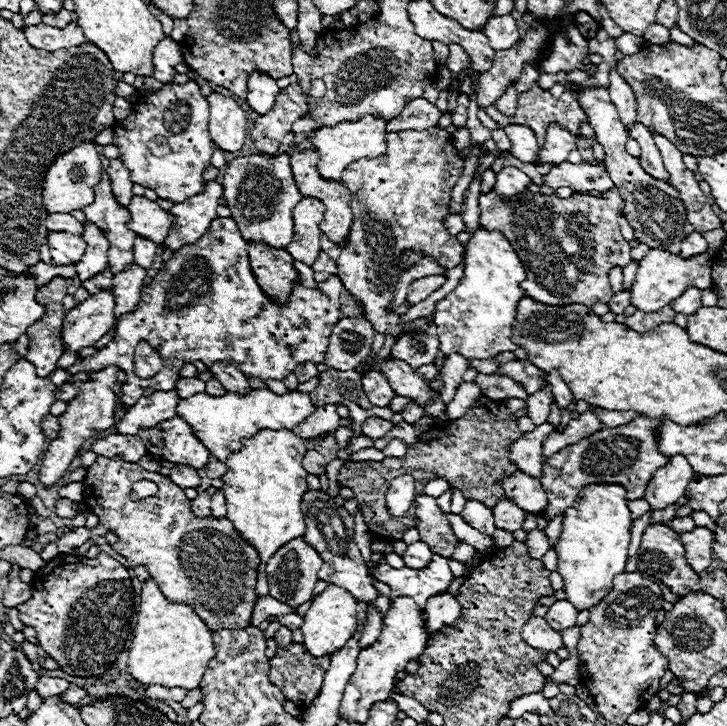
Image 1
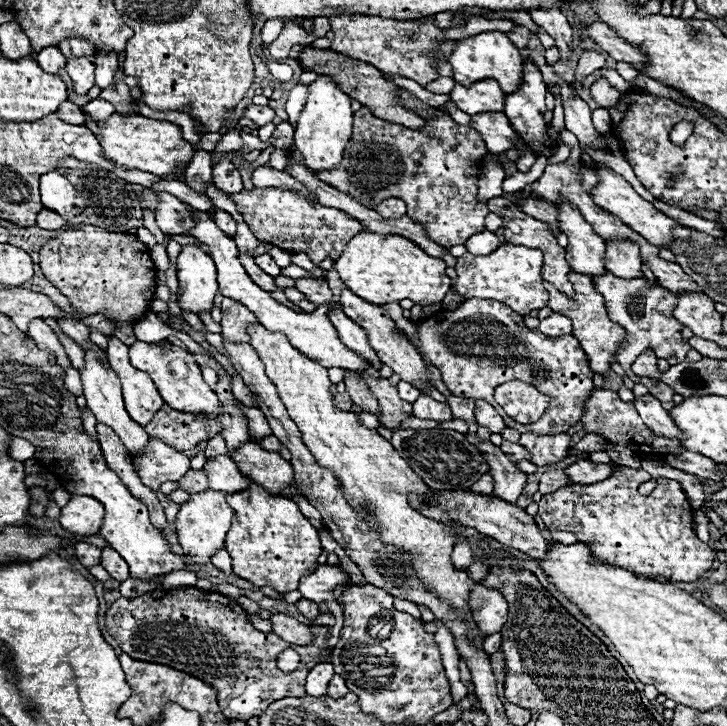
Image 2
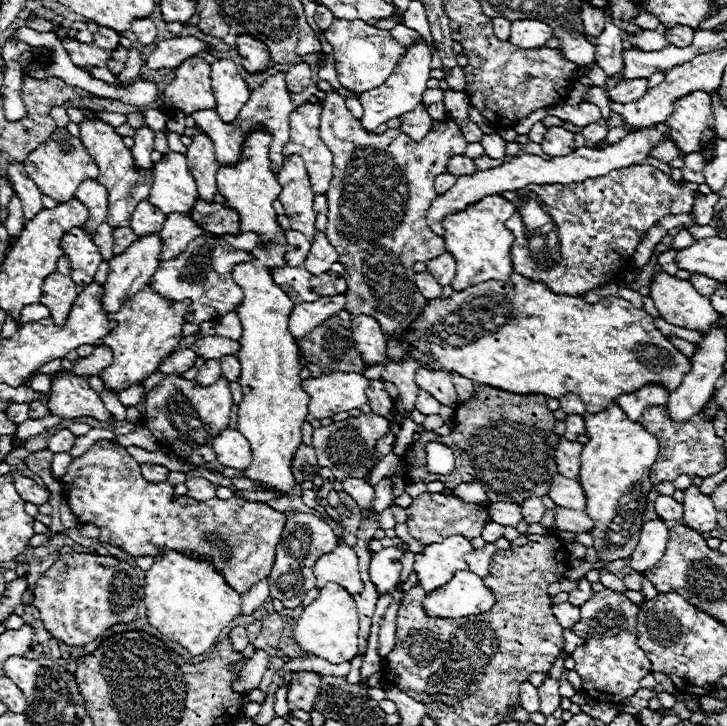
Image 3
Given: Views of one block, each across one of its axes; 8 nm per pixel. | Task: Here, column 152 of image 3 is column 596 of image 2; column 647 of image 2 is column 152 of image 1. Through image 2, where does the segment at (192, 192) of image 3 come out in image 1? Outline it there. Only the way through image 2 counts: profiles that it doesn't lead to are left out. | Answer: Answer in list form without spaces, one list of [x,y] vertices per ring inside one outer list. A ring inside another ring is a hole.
[[[134,196],[128,210],[132,214],[128,228],[144,238],[152,238],[152,242],[156,244],[162,244],[166,240],[168,230],[176,220],[170,212],[162,210],[156,202],[144,196]]]

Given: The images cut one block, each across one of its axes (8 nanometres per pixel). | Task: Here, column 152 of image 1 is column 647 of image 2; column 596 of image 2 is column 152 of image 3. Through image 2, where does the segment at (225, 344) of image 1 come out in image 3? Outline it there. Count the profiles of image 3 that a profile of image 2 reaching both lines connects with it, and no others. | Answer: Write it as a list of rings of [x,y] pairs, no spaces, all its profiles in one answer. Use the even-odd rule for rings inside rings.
[[[202,234],[200,238],[194,238],[190,242],[190,246],[184,250],[184,254],[172,258],[168,262],[160,262],[160,270],[152,276],[148,286],[166,300],[172,300],[172,302],[190,300],[192,304],[188,308],[184,322],[202,324],[206,320],[212,320],[212,318],[238,310],[238,306],[244,300],[244,294],[242,294],[242,288],[238,284],[234,284],[234,280],[232,280],[232,268],[236,264],[244,264],[244,262],[252,262],[252,260],[254,260],[254,256],[250,252],[232,248],[222,238]]]

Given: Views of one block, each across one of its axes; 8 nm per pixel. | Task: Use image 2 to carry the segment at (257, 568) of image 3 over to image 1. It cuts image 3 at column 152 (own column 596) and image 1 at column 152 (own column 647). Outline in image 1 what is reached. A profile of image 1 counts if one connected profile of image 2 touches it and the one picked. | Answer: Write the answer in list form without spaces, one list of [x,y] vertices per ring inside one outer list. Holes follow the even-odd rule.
[[[96,458],[92,466],[86,468],[86,478],[82,480],[84,490],[84,504],[92,514],[98,516],[98,524],[102,524],[108,534],[114,534],[118,538],[112,548],[122,554],[126,560],[134,562],[134,566],[146,566],[154,582],[160,586],[160,590],[170,598],[178,602],[188,602],[200,618],[208,624],[210,630],[220,628],[244,628],[250,626],[252,608],[258,600],[256,596],[256,578],[258,578],[258,566],[260,566],[260,554],[258,550],[246,542],[232,526],[228,518],[198,518],[190,510],[190,502],[184,496],[184,490],[170,482],[168,476],[162,476],[158,472],[148,472],[140,468],[136,462],[124,462],[120,458]],[[150,480],[156,482],[160,492],[156,496],[148,496],[142,500],[132,500],[130,492],[134,482]]]

